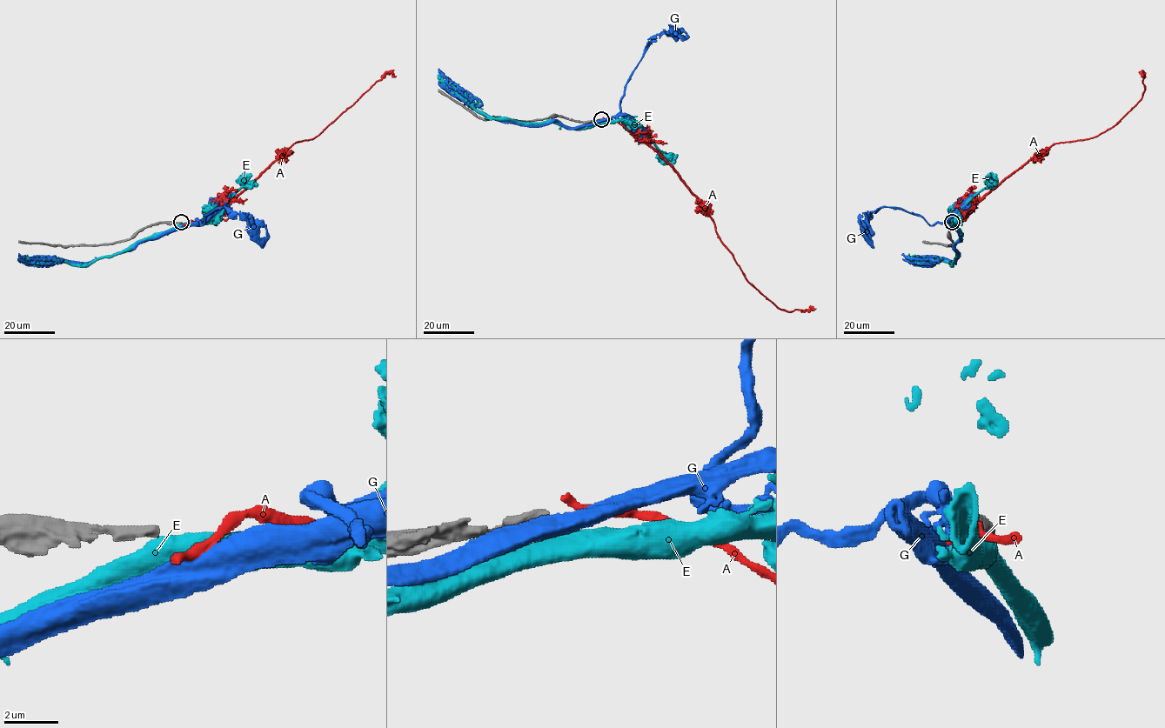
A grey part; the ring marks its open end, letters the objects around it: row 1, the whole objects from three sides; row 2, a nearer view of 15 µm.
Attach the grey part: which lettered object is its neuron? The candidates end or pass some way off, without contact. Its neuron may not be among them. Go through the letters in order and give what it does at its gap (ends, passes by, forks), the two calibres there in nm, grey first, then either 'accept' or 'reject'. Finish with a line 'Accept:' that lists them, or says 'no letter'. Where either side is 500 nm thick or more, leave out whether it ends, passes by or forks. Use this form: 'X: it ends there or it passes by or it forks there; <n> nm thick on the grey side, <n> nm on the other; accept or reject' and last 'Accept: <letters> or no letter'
A: it ends there; 340 nm thick on the grey side, 320 nm on the other; reject
E: 340 nm thick on the grey side, 700 nm on the other; reject
G: 340 nm thick on the grey side, 700 nm on the other; reject
Accept: no letter

